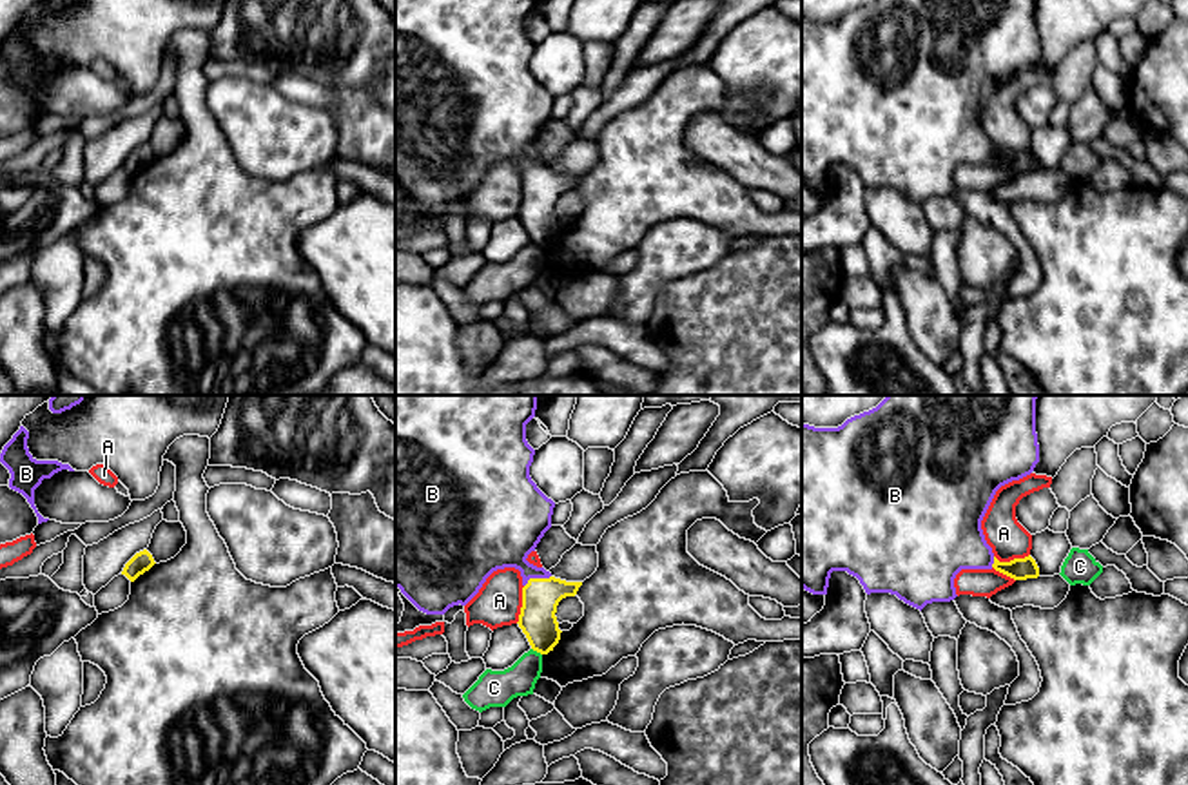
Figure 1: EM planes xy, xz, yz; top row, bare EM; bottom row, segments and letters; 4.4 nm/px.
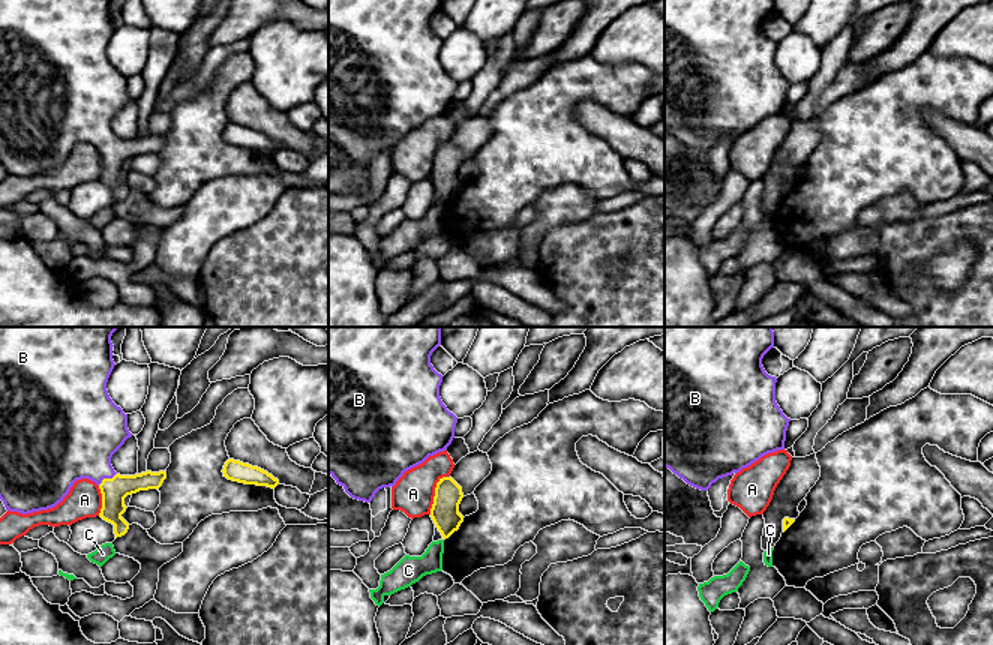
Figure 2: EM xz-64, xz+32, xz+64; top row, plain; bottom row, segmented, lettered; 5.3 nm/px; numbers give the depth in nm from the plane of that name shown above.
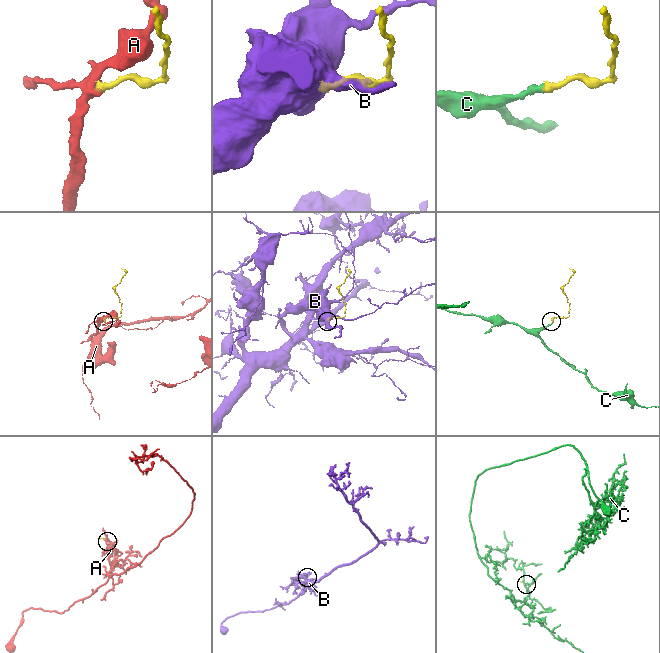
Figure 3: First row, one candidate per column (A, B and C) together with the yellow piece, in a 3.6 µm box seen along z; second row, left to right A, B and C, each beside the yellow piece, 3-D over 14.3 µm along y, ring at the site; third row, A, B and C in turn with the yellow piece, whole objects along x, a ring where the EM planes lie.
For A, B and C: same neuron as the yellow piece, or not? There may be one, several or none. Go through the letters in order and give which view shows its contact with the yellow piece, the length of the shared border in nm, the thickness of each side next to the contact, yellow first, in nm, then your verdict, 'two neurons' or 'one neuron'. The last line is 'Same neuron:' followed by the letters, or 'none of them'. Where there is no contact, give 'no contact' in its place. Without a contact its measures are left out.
A: meets yellow in xz; contact 170 nm long; 160 nm thick on the yellow side, 200 nm on the other; two neurons
B: meets yellow in xz; contact 130 nm long; 160 nm thick on the yellow side, 300 nm on the other; one neuron
C: meets yellow in xz; contact 60 nm long; 160 nm thick on the yellow side, 160 nm on the other; two neurons
Same neuron: B

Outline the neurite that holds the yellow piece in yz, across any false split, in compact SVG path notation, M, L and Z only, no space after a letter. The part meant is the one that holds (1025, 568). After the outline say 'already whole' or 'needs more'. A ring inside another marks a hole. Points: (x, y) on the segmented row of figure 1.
M887 395L876 408L847 419L838 428L814 428L802 422L802 587L813 595L827 595L833 571L847 571L856 577L865 593L891 593L905 604L923 609L932 602L954 600L954 578L961 569L996 569L1014 580L1037 578L1039 567L1028 555L1010 562L999 562L987 544L981 520L996 491L1030 475L1039 462L1036 433L1037 395Z; needs more

